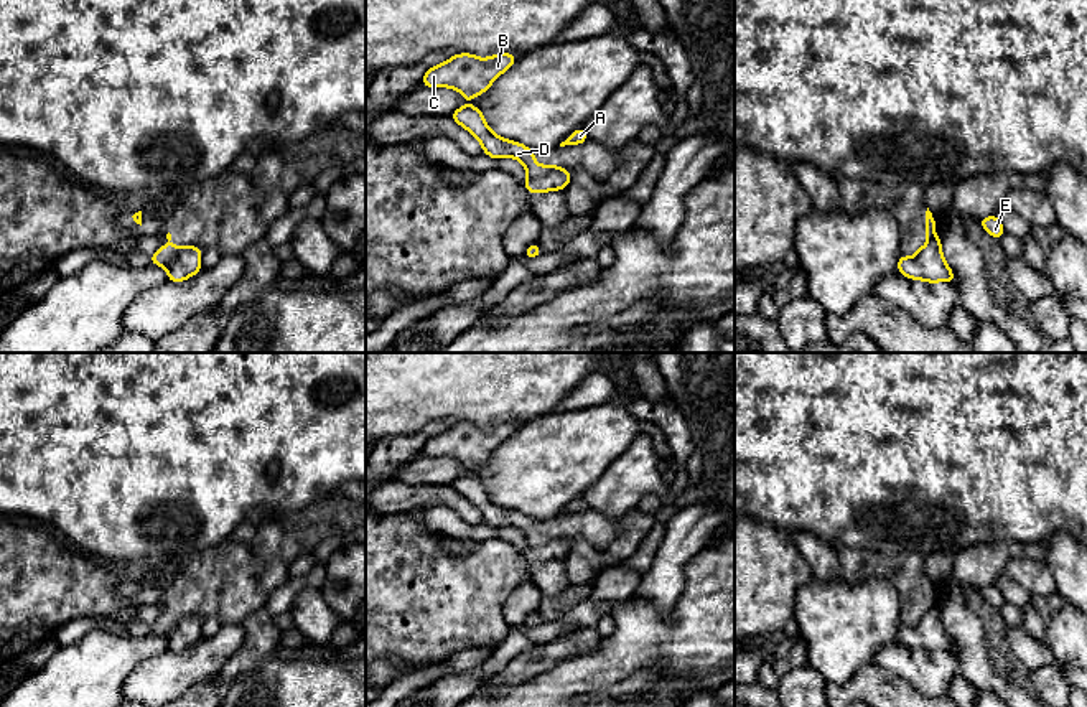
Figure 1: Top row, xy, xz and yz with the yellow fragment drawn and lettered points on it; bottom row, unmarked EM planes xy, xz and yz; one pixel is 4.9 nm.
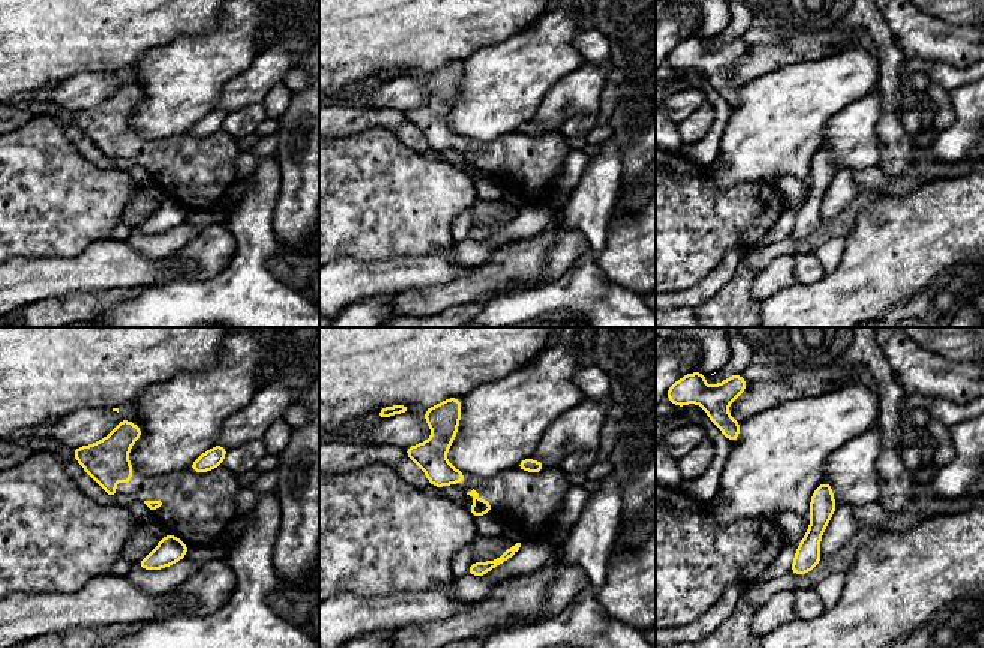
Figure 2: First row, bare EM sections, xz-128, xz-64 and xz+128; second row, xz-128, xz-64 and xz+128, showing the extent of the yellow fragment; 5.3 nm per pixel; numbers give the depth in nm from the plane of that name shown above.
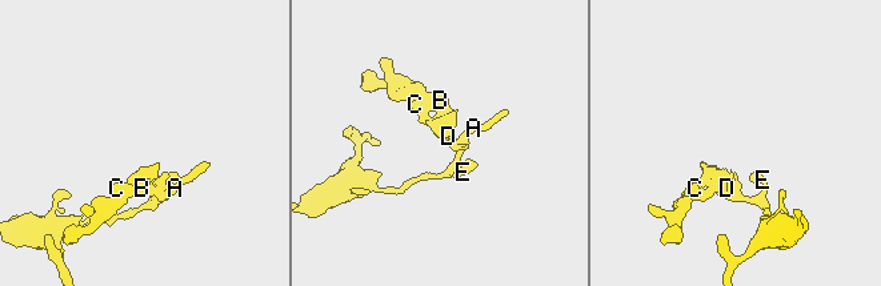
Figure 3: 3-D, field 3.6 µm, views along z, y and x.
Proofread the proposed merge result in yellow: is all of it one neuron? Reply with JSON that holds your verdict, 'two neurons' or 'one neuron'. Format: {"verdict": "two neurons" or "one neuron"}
{"verdict": "two neurons"}

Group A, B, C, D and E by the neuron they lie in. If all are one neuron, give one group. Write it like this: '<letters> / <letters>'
A E / B C D

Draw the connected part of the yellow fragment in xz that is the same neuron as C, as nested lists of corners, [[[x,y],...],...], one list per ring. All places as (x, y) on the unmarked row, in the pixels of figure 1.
[[[461,422],[438,435],[428,437],[420,453],[427,457],[453,457],[469,470],[473,465],[484,463],[516,432],[517,425],[509,422],[492,424],[486,428]]]

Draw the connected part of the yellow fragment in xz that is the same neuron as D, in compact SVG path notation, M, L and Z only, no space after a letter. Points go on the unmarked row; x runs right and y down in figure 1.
M463 475L451 483L451 488L464 496L469 503L473 503L483 514L483 522L489 524L491 527L506 527L512 526L519 529L525 539L529 547L540 547L557 537L558 534L537 534L535 524L532 517L512 511L502 506L497 506L486 493L483 481L473 475Z

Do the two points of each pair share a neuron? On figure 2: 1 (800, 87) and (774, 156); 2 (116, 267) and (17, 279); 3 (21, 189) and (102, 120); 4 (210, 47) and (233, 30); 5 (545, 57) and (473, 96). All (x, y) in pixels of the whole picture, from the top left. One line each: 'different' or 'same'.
1: same
2: same
3: different
4: same
5: same

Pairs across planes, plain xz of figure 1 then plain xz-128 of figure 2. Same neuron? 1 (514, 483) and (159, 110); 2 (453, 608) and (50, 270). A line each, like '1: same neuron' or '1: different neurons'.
1: same neuron
2: different neurons

